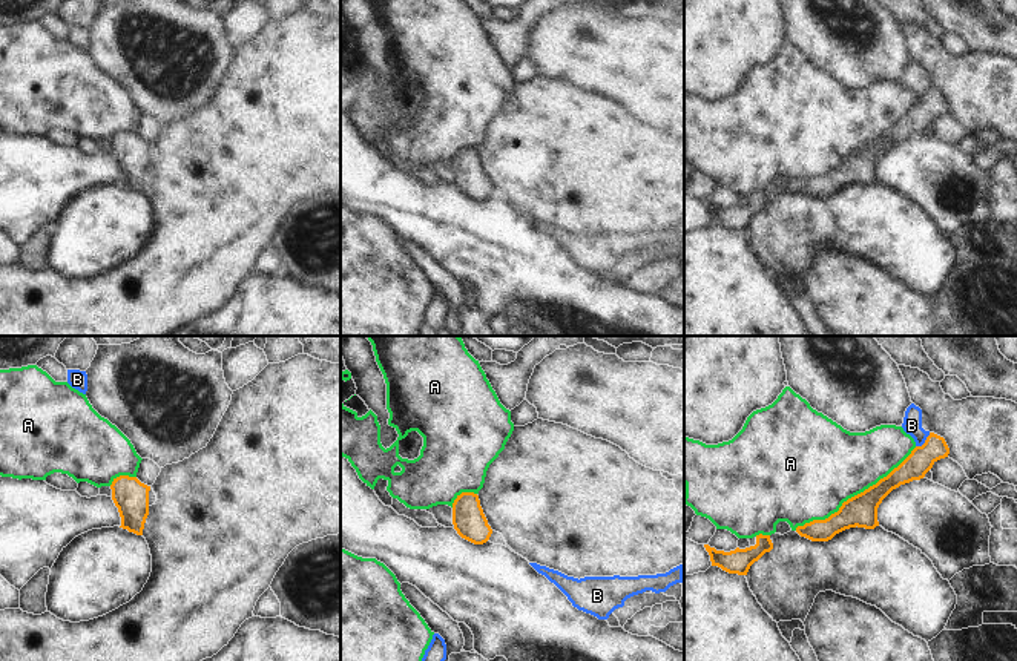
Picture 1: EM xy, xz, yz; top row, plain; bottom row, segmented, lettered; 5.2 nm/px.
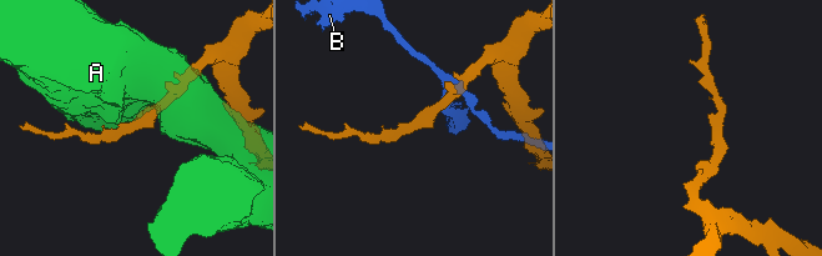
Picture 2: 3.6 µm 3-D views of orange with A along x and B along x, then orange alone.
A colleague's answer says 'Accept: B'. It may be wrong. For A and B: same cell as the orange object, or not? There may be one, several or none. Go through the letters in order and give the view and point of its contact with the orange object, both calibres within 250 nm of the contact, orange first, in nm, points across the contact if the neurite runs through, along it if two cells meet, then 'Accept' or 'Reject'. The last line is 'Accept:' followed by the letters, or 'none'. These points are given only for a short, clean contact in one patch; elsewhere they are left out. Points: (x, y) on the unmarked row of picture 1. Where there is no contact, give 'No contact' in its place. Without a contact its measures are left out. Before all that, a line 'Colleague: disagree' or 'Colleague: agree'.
Colleague: disagree
A: Touches orange at yz (855, 152). Thickness 170 nm (orange) against 480 nm. Reject
B: Touches orange at yz (925, 98). Thickness 140 nm (orange) against 100 nm. Boundary: yz (930, 89), (916, 103). Reject
Accept: none.

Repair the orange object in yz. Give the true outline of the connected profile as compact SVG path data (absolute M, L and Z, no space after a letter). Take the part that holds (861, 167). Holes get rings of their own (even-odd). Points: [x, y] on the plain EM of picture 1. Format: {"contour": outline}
{"contour": "M930 89L925 100L916 103L887 133L844 158L839 167L828 175L813 176L804 183L798 183L796 189L811 198L828 198L836 190L850 184L874 186L879 183L877 164L882 156L900 141L923 135L933 121L948 113L948 110L950 104L945 95Z"}

